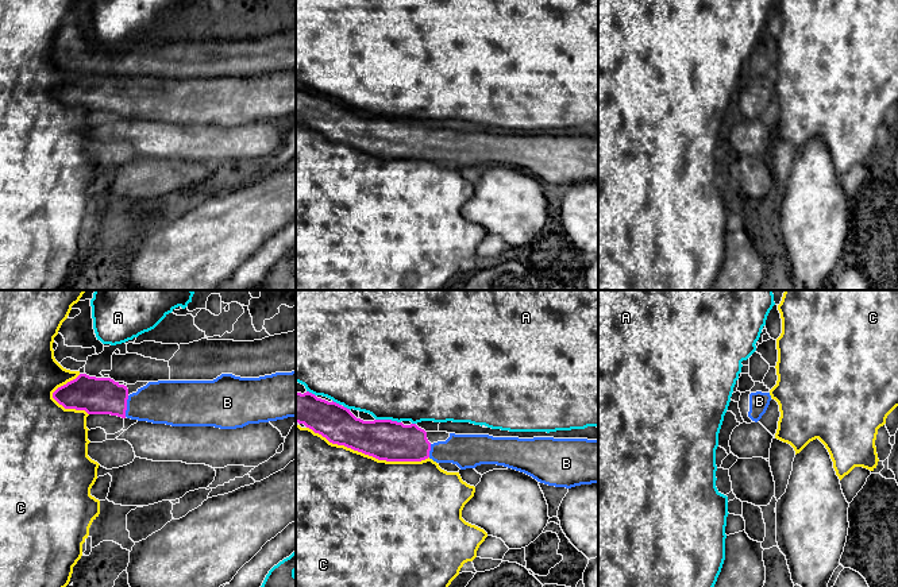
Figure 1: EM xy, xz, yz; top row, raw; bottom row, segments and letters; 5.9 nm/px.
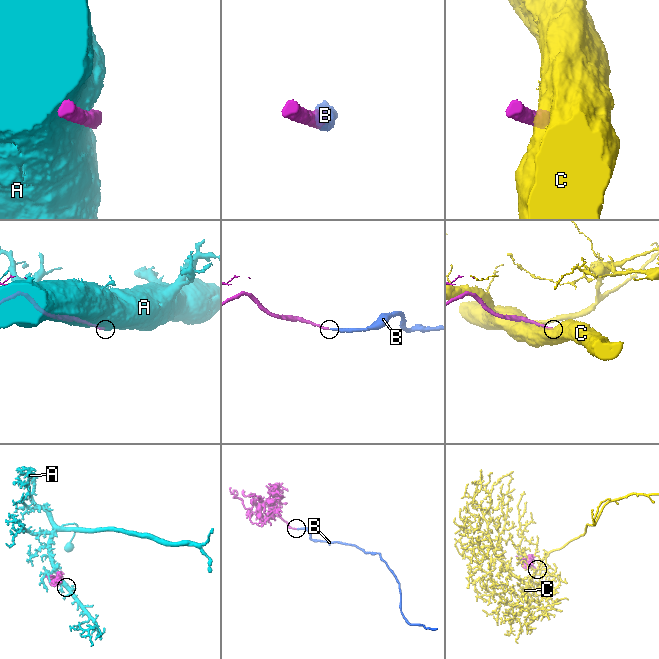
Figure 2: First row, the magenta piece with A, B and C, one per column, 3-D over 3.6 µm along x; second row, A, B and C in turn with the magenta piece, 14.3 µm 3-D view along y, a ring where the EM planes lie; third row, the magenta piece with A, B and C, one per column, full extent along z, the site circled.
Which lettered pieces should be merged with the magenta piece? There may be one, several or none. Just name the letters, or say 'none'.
B

